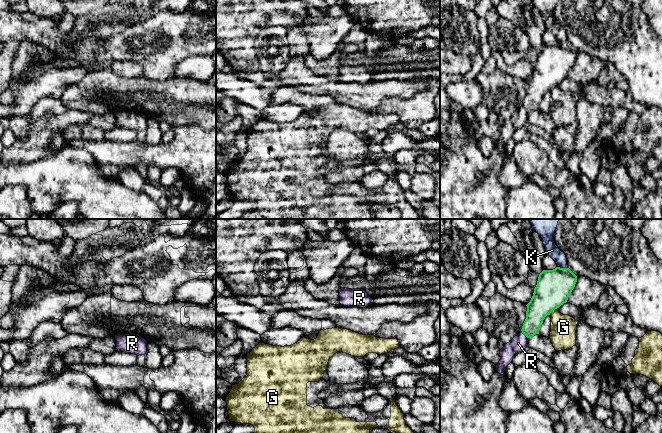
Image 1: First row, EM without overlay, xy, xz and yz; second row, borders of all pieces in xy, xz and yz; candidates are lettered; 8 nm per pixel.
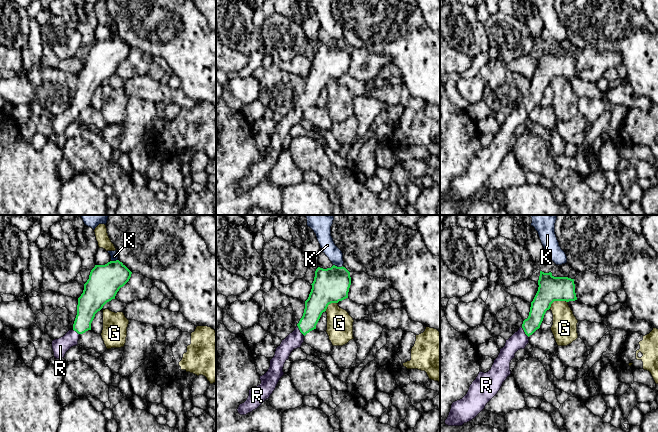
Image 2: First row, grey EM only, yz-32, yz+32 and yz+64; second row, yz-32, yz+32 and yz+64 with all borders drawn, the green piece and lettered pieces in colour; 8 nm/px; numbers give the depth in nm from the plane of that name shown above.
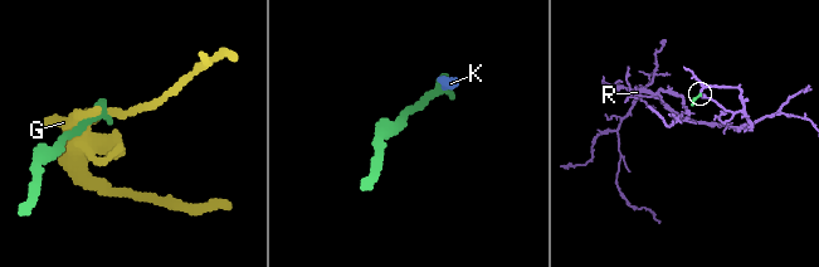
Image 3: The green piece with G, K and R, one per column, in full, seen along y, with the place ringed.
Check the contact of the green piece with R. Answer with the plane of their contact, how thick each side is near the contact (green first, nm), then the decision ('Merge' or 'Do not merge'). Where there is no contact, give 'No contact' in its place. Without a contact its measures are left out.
Touches green in yz. Thickness 180 nm (green) against 120 nm. Merge

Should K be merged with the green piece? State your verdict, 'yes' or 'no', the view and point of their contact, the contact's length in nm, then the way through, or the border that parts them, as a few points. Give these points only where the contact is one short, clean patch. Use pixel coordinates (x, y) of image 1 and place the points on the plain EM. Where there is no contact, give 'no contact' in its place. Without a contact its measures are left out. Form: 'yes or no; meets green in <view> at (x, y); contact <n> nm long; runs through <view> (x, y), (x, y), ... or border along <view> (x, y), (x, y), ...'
no; meets green in yz at (562, 44); contact 90 nm long; border along yz (557, 42), (567, 44)

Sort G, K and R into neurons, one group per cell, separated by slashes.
G / K / R

